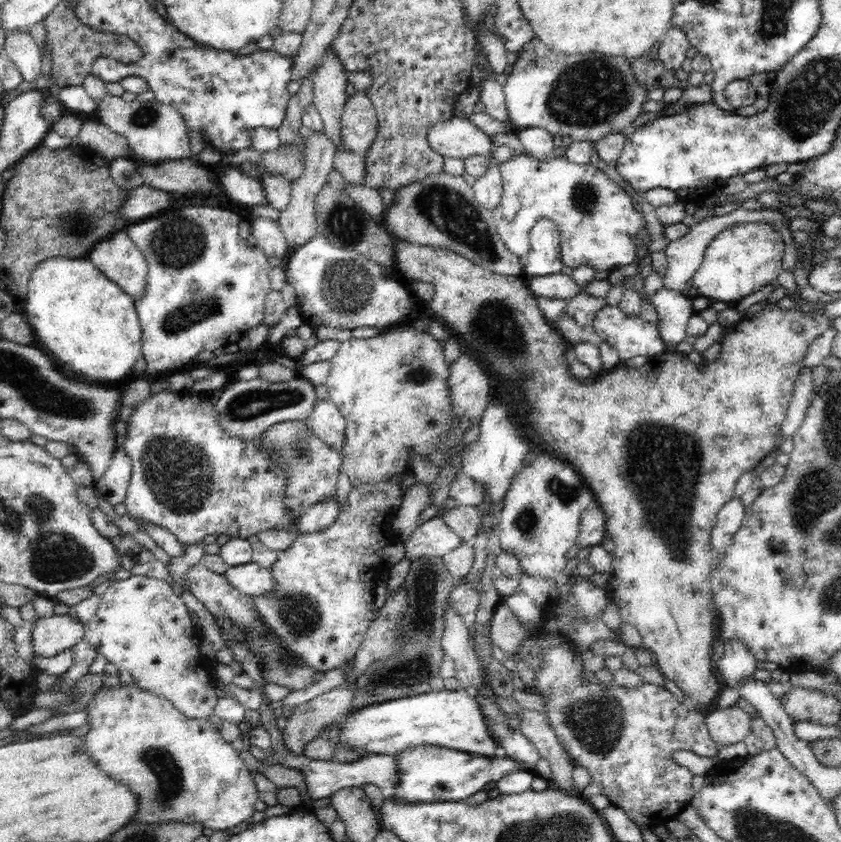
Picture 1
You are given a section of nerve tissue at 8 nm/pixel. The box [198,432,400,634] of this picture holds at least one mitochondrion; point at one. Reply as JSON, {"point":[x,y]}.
{"point":[299,451]}

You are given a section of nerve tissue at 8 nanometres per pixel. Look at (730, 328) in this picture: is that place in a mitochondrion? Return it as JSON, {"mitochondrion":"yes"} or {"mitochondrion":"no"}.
{"mitochondrion":"no"}

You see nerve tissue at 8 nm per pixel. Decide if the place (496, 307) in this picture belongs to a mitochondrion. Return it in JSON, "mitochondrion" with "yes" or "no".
{"mitochondrion":"yes"}

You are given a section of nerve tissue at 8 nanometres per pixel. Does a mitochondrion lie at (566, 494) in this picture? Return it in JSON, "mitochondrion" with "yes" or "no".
{"mitochondrion":"yes"}

